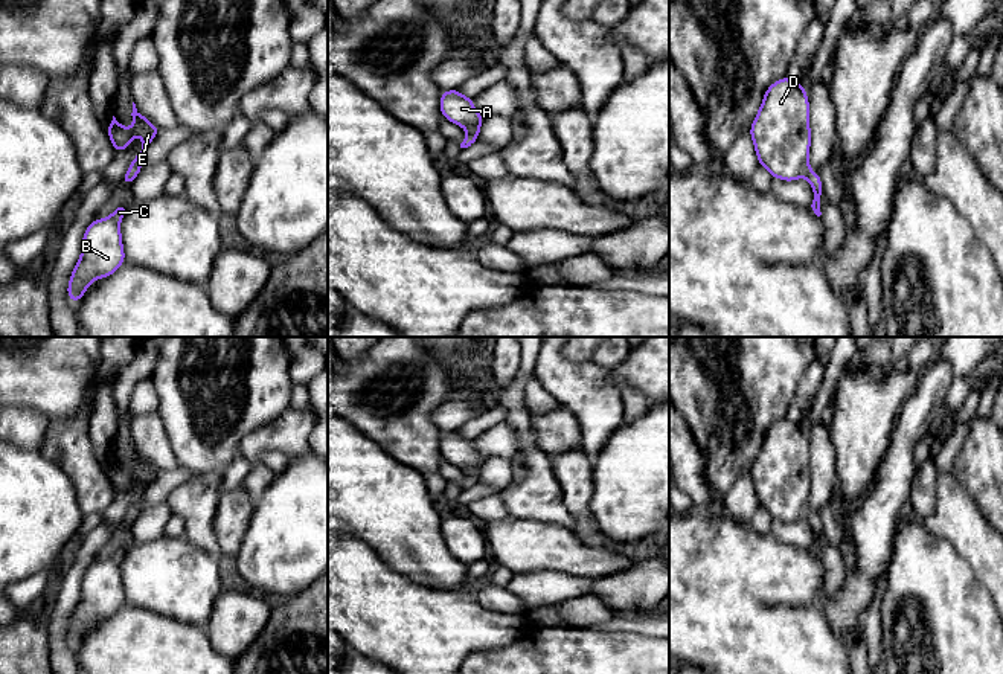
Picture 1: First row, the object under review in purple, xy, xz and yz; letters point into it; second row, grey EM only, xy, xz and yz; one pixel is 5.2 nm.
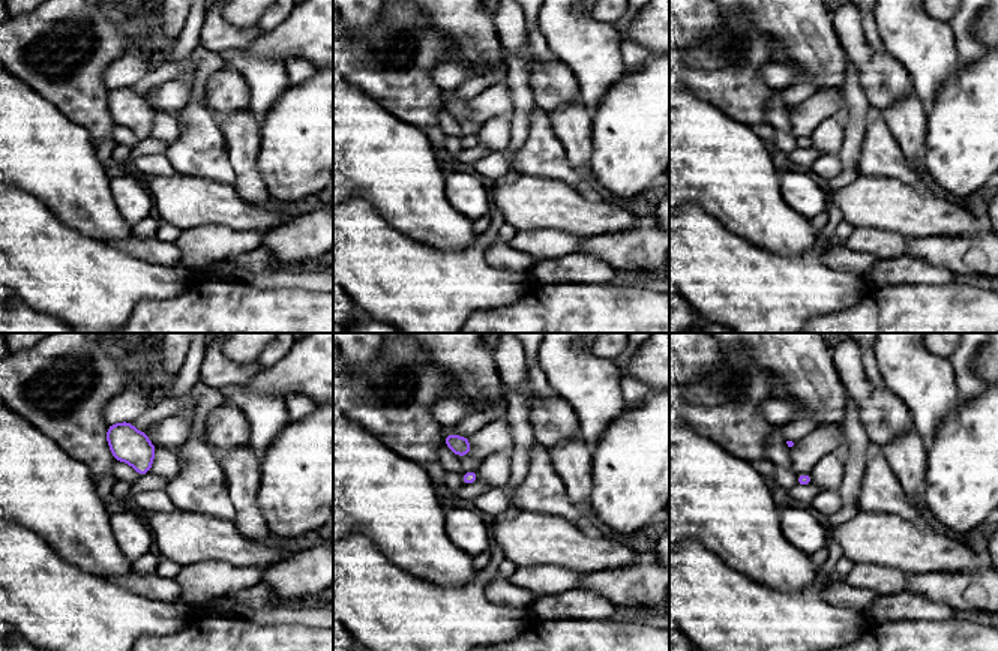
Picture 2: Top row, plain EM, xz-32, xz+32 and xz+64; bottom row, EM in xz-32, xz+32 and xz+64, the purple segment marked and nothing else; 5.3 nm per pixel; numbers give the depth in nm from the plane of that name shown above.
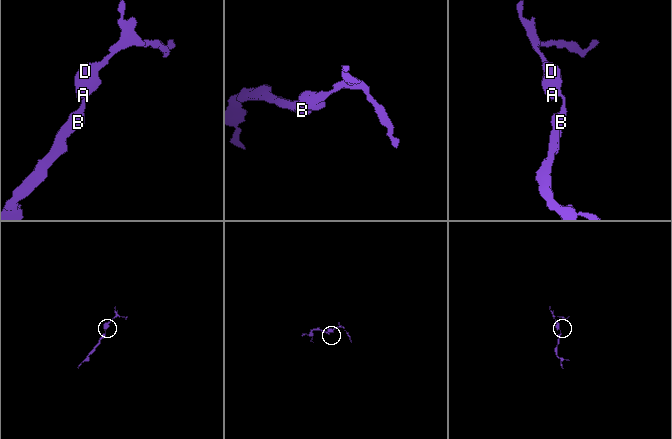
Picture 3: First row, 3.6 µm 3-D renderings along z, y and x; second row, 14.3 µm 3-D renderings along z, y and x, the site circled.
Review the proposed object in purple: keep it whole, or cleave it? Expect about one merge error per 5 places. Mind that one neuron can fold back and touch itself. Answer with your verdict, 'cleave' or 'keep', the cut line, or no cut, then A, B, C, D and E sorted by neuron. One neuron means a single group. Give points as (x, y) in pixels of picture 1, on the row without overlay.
keep; cut none; groups A B C D E

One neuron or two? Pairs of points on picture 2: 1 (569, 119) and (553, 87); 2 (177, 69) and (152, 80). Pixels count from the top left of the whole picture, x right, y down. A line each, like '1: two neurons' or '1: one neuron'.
1: two neurons
2: one neuron

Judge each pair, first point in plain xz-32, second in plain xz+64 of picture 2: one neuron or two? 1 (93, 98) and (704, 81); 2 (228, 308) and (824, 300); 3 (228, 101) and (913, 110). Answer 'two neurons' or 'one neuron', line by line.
1: one neuron
2: two neurons
3: two neurons

